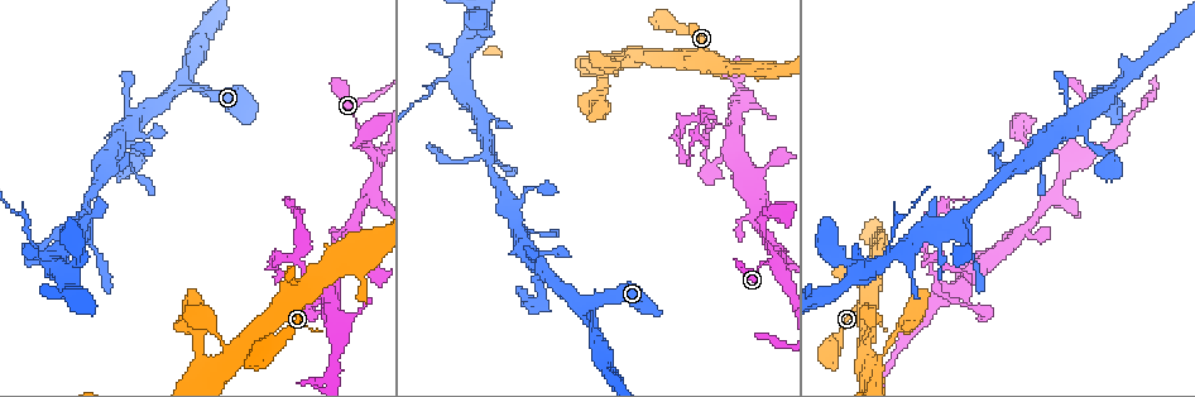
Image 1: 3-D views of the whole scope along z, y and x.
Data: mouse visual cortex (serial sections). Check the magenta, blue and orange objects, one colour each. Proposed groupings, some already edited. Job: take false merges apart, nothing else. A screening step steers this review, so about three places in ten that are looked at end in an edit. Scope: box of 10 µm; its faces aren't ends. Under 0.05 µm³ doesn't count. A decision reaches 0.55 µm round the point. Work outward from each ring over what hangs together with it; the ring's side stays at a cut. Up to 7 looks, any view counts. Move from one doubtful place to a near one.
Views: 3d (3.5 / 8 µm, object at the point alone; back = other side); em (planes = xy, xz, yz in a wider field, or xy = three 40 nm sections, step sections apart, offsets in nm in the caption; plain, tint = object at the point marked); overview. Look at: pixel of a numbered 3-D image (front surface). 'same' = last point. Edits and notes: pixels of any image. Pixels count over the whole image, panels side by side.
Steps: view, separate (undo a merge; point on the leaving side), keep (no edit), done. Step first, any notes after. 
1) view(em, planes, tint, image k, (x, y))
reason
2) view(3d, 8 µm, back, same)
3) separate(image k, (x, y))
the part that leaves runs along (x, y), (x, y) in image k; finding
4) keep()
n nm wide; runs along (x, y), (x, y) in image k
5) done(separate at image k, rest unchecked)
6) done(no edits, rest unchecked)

view(em, xy, step 2, tint, image 1, (185, 82))

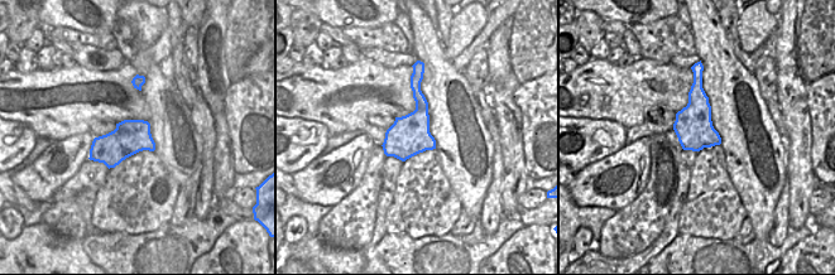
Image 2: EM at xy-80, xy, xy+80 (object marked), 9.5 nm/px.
view(3d, 3.5 µm, same)

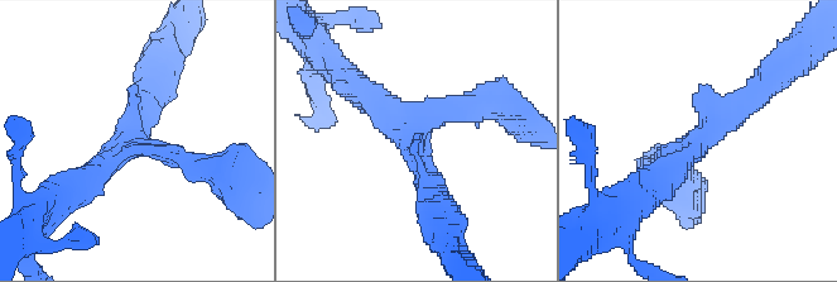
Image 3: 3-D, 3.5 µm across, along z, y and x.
keep()
continuous, no second cell

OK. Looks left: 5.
view(3d, 3.5 µm, image 1, (371, 149))
a fork

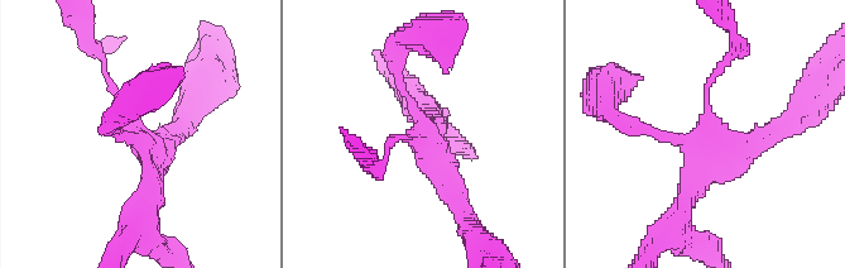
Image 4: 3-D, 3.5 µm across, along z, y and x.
view(em, xy, step 1, tint, image 4, (711, 138))

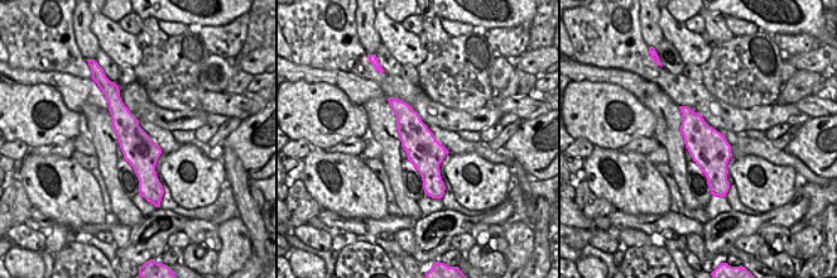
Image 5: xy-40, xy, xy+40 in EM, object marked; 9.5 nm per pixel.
view(em, planes, tint, same)

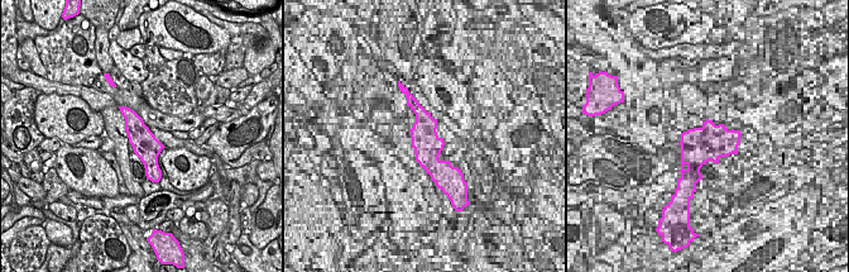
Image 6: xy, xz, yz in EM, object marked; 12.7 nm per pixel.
keep()
340 nm wide; runs along (104, 65), (150, 149), (143, 207) in image 4; one cell here

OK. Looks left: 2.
done(no edits, rest unchecked)

